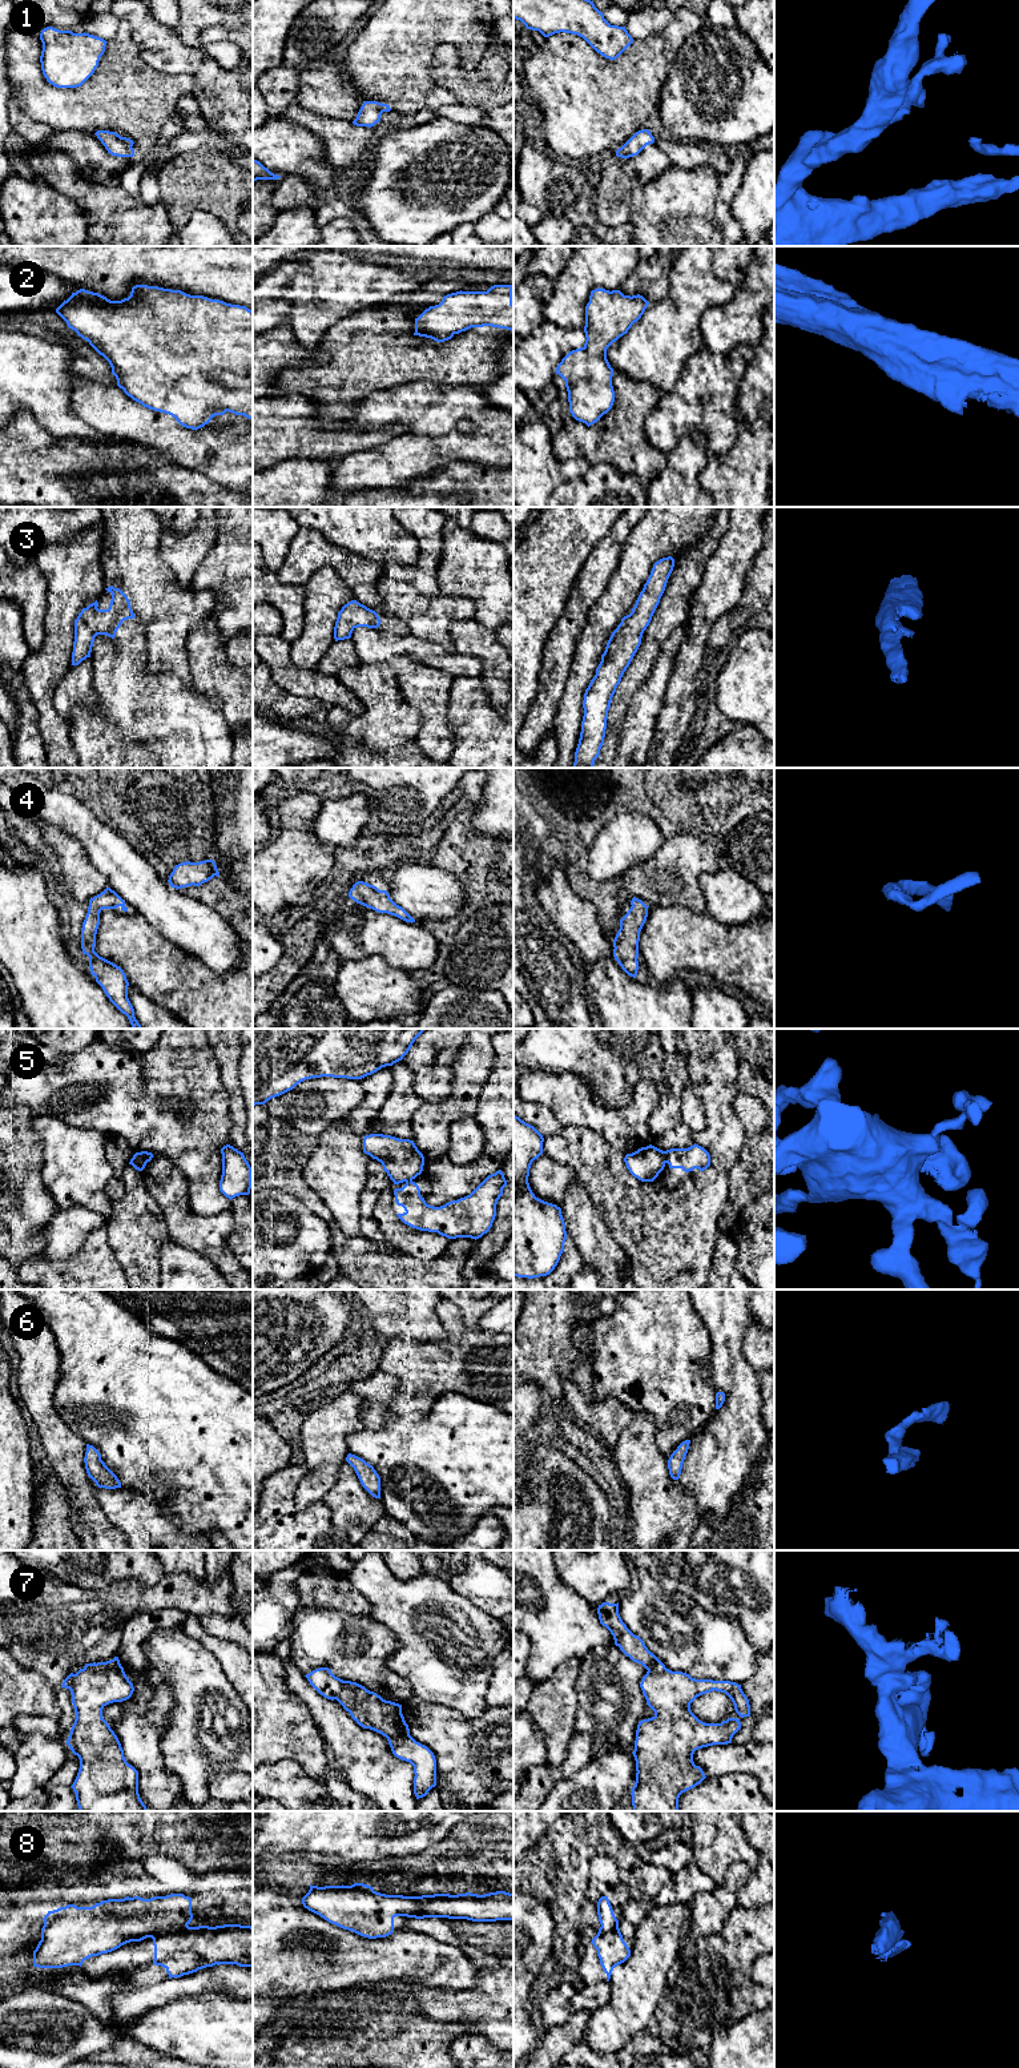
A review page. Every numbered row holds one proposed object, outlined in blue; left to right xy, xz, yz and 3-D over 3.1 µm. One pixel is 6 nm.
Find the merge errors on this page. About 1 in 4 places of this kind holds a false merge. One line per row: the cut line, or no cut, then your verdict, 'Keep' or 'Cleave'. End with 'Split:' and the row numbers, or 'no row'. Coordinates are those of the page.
1: No split. Keep
2: No split. Keep
3: No split. Keep
4: No split. Keep
5: Split along yz (664, 1151), (667, 1162). Cleave
6: No split. Keep
7: Split along xy (120, 1665), (104, 1670), (84, 1669). Cleave
8: Split along xy (186, 1924), (160, 1931), (152, 1938). Cleave
Split: 5, 7, 8

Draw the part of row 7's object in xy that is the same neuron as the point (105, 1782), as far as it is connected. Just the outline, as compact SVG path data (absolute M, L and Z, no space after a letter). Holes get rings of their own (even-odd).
M122 1666L105 1671L80 1669L73 1677L71 1694L76 1719L67 1745L80 1759L77 1777L71 1786L78 1811L146 1811L138 1794L138 1771L126 1762L117 1735L102 1718L106 1705L126 1701L133 1691Z

